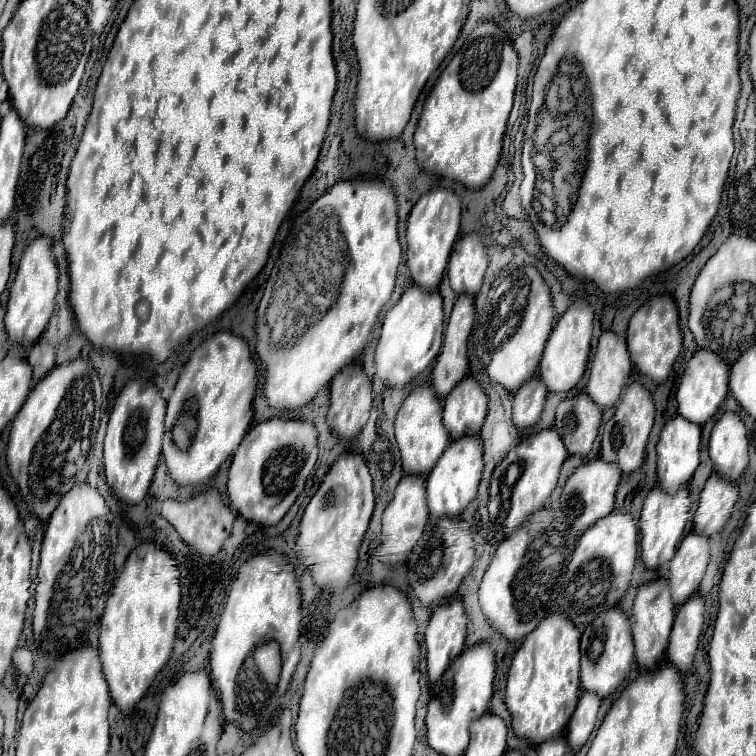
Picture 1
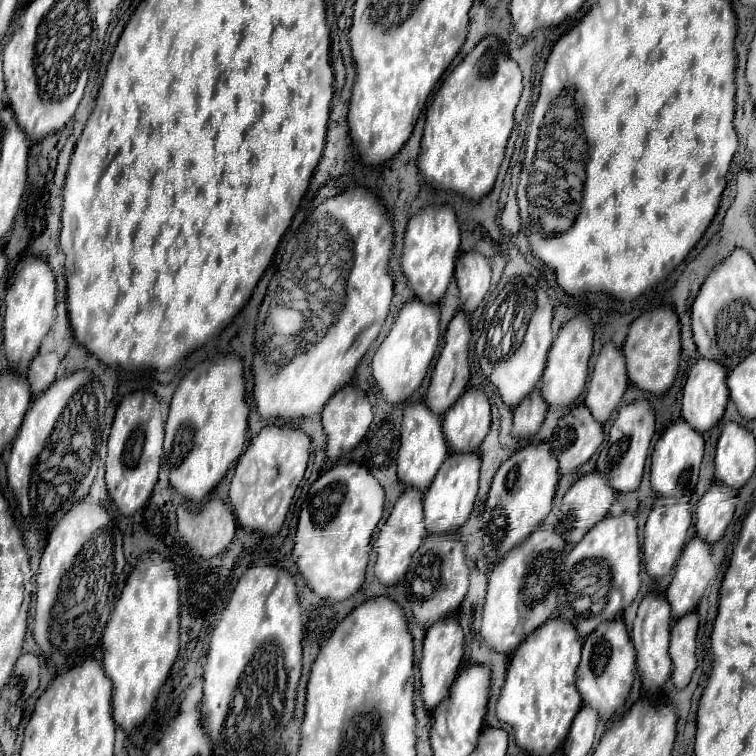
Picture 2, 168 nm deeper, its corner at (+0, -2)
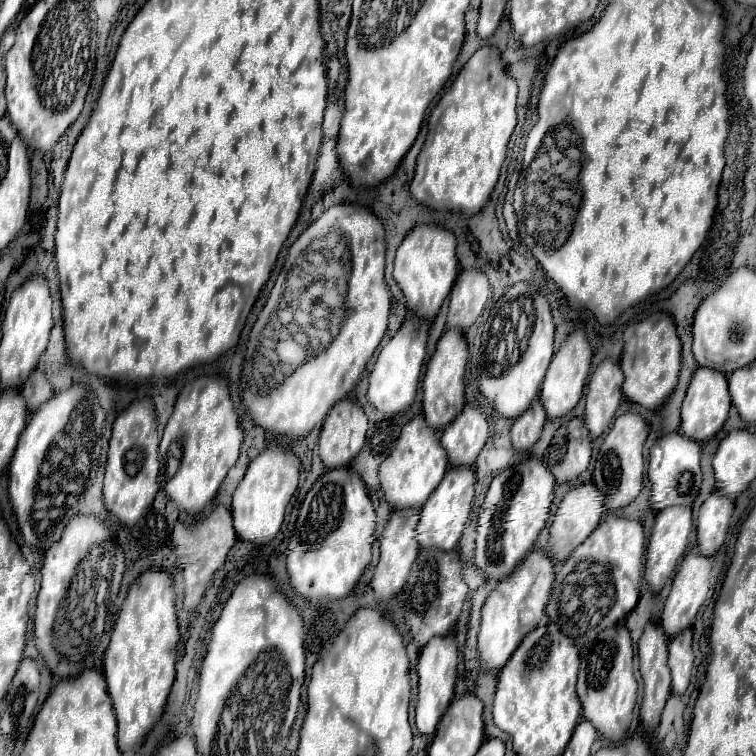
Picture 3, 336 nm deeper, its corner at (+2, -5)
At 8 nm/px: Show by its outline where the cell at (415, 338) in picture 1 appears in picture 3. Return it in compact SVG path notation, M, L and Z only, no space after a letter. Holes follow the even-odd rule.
M423 318L405 320L397 334L381 348L373 372L369 376L369 402L385 414L397 414L407 410L417 394L417 384L421 376L421 366L427 354L427 336L429 336L429 322Z

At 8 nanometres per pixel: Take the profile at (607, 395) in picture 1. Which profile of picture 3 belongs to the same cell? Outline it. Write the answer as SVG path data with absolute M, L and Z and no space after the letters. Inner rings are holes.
M605 358L593 372L587 386L585 424L593 438L601 436L609 428L623 398L621 386L623 386L623 372L619 364L611 358Z

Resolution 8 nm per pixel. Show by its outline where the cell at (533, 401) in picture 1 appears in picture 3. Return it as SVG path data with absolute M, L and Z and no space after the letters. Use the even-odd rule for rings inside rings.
M533 400L533 404L517 420L513 420L513 426L511 426L513 448L517 452L529 450L539 440L545 420L547 420L545 408L541 406L539 400Z

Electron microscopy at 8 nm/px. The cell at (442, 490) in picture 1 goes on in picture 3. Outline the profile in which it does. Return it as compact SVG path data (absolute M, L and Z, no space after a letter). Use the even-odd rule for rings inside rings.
M449 468L445 472L441 484L435 488L433 496L425 502L421 508L421 520L417 526L417 540L421 548L437 548L437 550L453 550L465 530L465 524L469 520L471 502L475 494L475 472L471 468Z

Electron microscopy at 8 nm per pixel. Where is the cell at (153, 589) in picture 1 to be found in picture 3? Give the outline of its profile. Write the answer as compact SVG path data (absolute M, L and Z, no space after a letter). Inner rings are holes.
M163 570L143 572L129 588L123 608L105 650L105 680L117 716L121 750L131 750L161 718L171 684L175 680L179 626L175 612L173 580Z

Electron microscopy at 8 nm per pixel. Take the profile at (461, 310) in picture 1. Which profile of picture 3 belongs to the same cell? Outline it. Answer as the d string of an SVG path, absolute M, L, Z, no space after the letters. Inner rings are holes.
M447 330L427 364L423 376L423 416L431 428L445 428L463 408L465 404L465 366L467 366L467 342L463 332Z

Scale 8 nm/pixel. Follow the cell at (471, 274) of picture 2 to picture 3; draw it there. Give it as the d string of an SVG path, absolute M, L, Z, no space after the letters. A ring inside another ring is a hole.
M461 270L449 294L447 328L469 328L483 312L491 296L489 278L483 270Z

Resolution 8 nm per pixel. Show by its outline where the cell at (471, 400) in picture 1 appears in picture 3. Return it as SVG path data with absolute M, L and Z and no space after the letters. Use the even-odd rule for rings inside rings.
M465 404L461 414L441 434L441 444L447 450L451 466L473 466L479 450L489 436L485 414L471 404Z

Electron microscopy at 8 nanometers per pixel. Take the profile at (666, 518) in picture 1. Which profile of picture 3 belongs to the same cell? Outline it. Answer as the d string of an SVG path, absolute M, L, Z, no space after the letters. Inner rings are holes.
M665 508L655 516L655 526L647 544L647 554L645 554L645 580L657 594L663 584L671 578L677 562L681 560L685 548L687 548L687 538L691 532L691 508Z

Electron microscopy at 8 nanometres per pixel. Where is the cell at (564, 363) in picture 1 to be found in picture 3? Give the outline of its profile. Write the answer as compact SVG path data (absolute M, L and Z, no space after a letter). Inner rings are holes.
M575 330L561 344L559 352L553 356L553 364L549 364L549 372L545 374L545 384L541 384L541 404L549 418L559 418L571 412L583 396L583 386L587 382L591 368L591 346L587 342L587 334L583 330Z

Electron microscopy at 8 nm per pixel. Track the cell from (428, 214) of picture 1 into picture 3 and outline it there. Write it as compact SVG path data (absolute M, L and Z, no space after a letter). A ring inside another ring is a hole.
M419 224L405 236L401 246L397 248L393 276L405 294L407 308L411 308L425 320L433 320L437 316L443 300L451 292L453 280L457 276L455 246L457 240L451 230L433 224Z

